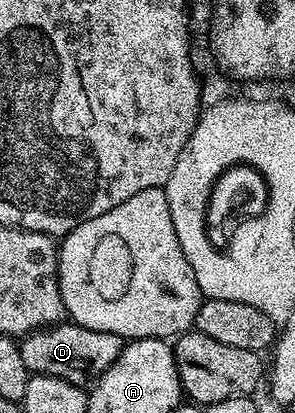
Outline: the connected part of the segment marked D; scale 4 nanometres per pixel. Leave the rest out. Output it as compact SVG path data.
M71 320L61 321L55 326L46 326L19 339L22 361L29 375L45 374L58 376L75 386L91 387L118 360L126 345L125 339L114 332L98 332L94 328L80 326Z

